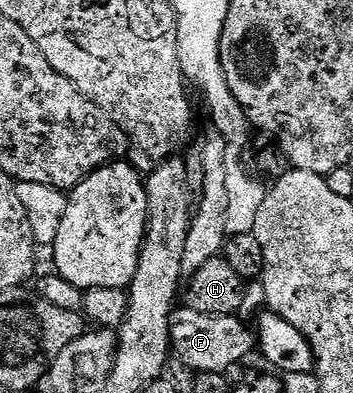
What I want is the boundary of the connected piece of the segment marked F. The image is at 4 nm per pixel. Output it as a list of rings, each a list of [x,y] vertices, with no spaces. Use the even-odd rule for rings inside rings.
[[[180,306],[171,313],[171,351],[191,373],[211,371],[226,373],[257,347],[257,335],[242,323],[239,315],[197,313],[191,307]]]

